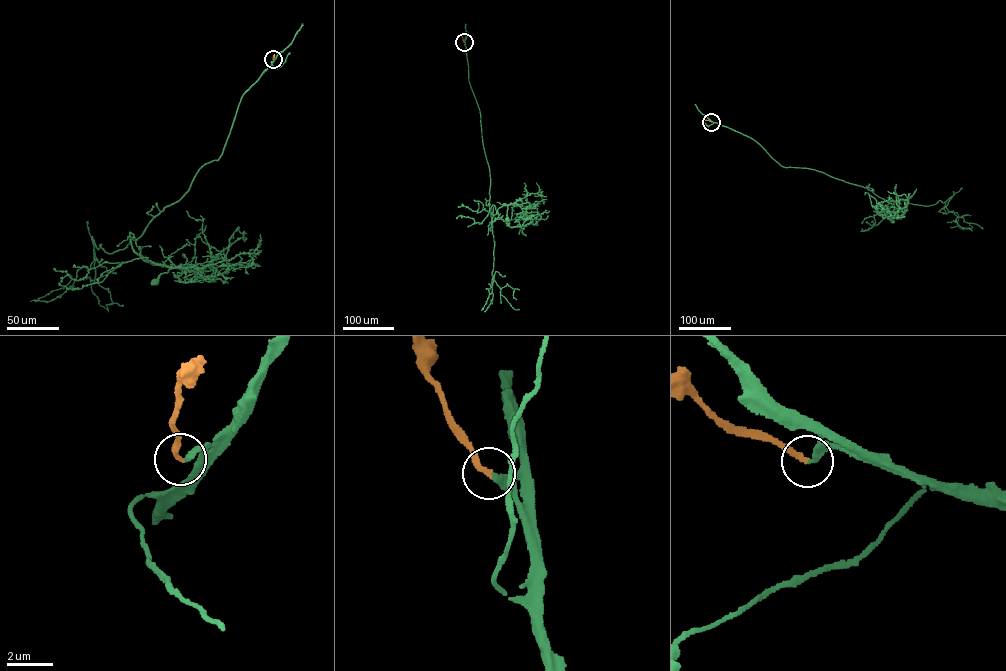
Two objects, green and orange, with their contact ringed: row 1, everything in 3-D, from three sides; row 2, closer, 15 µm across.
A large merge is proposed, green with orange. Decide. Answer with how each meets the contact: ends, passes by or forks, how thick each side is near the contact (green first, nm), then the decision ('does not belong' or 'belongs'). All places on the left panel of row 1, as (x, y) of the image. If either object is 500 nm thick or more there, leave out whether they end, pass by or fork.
green ends | orange ends | 220/220 nm | belongs

